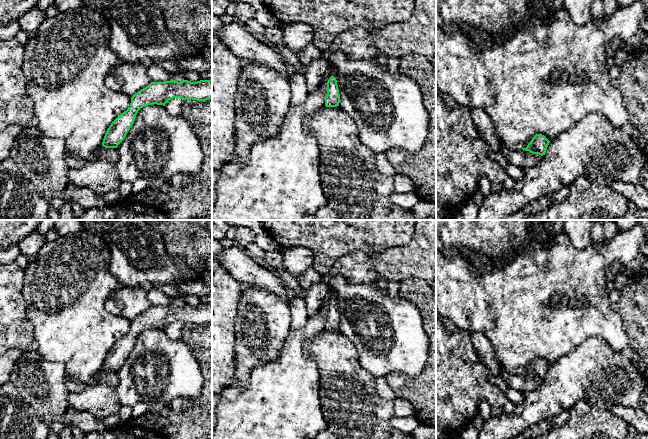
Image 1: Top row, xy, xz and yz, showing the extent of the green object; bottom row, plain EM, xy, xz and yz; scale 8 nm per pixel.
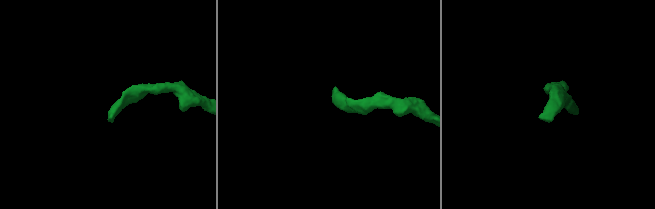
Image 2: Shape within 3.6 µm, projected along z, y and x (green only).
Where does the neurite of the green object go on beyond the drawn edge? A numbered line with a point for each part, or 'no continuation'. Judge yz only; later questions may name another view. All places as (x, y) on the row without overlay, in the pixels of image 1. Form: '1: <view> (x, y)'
1: yz (517, 380)

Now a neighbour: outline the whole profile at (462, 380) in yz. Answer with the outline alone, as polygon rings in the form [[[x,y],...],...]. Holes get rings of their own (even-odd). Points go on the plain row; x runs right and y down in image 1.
[[[436,318],[436,439],[455,439],[460,431],[478,414],[479,405],[486,400],[490,406],[502,408],[507,398],[500,387],[489,381],[490,373],[477,356],[472,345],[470,333],[458,329],[448,332]]]

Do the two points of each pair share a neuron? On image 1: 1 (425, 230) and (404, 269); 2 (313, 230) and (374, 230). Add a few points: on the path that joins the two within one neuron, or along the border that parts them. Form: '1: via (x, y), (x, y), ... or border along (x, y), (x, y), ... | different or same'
1: via (425, 240), (425, 248), (414, 259) | same
2: via (328, 230), (359, 230) | same

